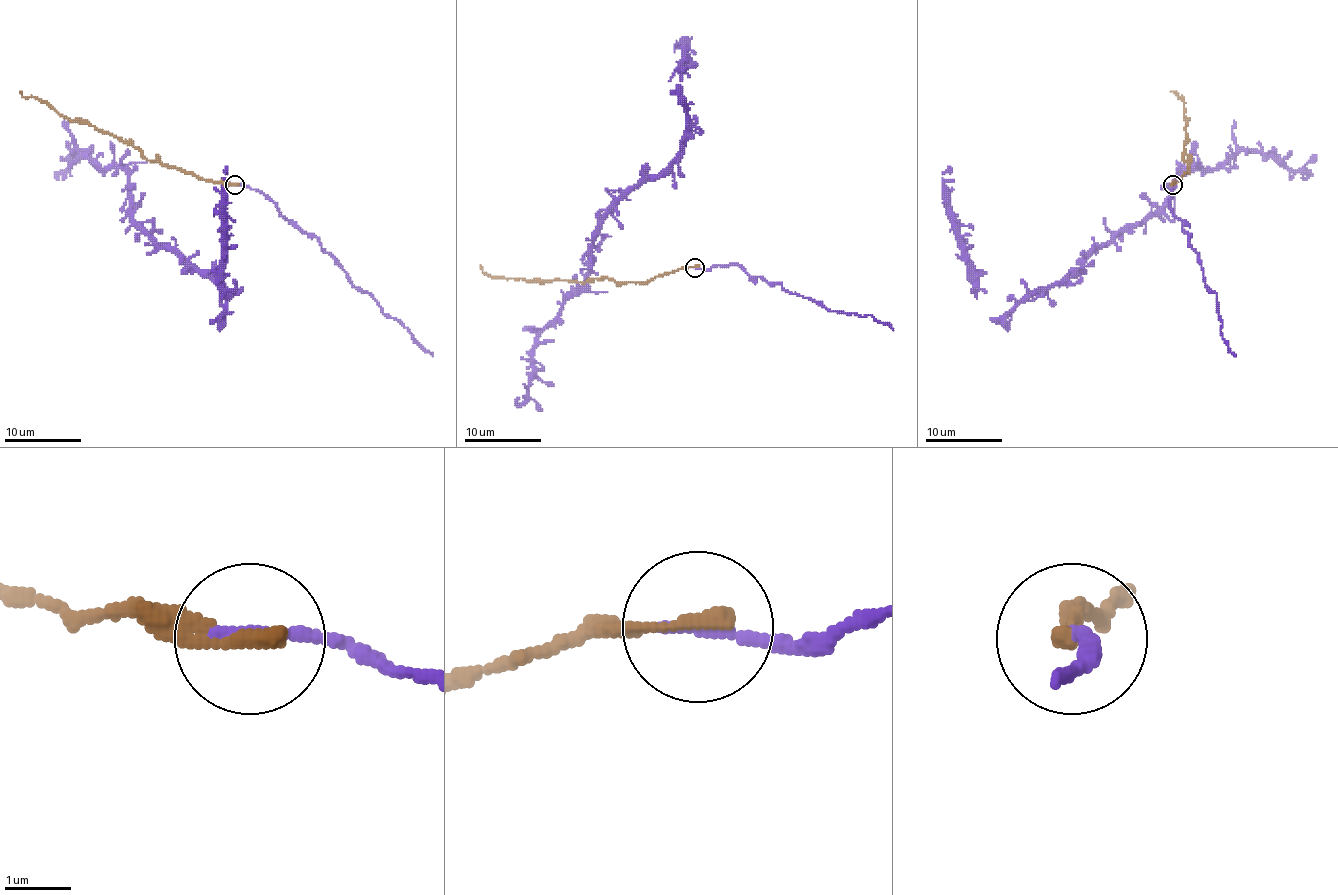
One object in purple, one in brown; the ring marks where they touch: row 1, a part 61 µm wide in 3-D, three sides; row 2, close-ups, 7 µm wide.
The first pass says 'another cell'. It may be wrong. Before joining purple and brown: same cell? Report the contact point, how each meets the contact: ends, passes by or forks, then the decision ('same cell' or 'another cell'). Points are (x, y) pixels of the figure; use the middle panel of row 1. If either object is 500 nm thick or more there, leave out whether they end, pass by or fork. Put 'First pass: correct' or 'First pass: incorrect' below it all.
at (695, 267); purple ends there; brown ends there; same cell
First pass: incorrect

